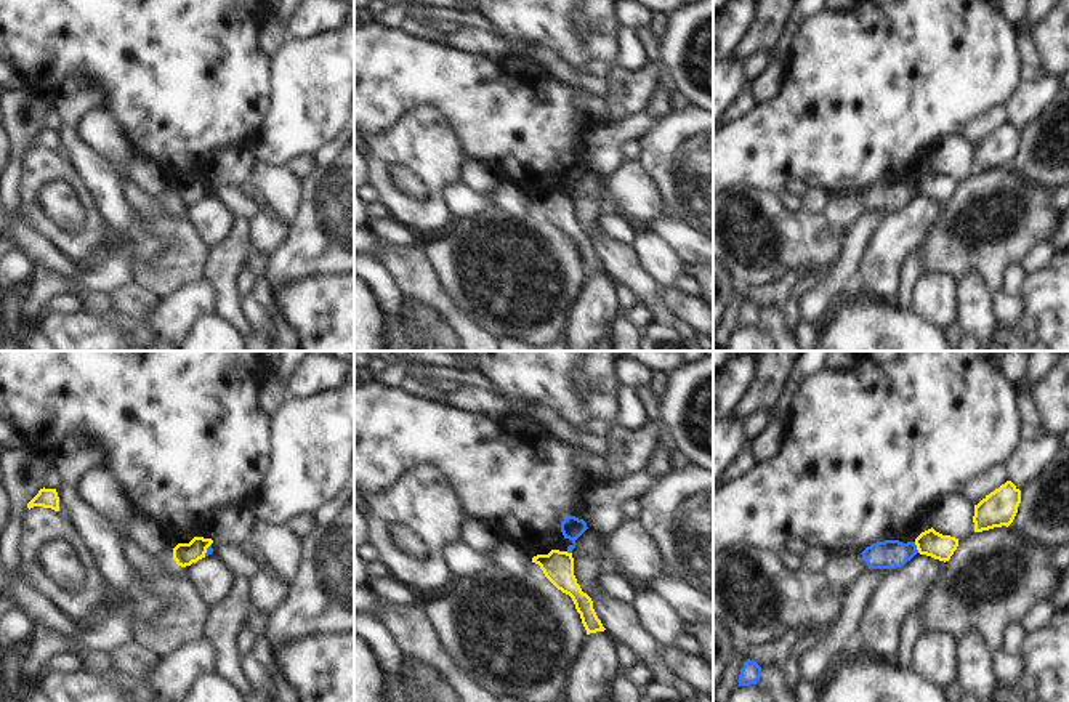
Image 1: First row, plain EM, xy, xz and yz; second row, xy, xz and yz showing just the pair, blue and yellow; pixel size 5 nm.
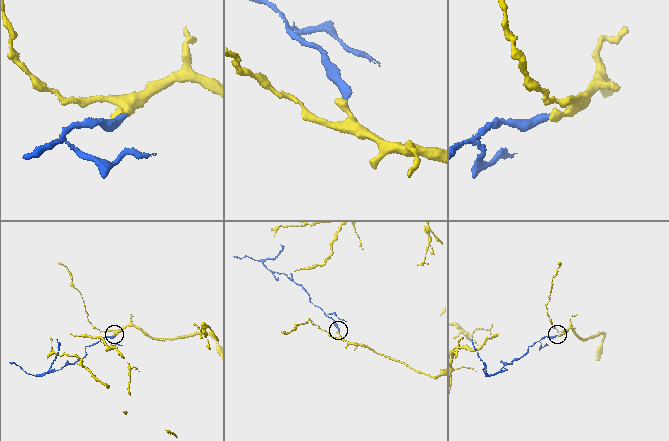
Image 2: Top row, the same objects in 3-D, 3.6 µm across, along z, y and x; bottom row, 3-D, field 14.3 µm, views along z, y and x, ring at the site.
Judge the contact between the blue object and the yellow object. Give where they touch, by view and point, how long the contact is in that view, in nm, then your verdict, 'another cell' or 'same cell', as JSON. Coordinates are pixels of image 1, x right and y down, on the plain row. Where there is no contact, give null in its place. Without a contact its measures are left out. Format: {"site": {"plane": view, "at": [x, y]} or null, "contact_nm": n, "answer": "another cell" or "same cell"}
{"site": {"plane": "yz", "at": [915, 188]}, "contact_nm": 60, "answer": "another cell"}

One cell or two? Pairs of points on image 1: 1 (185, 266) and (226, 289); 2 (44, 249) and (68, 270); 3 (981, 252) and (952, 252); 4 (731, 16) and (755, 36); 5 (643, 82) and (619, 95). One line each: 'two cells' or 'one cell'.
1: two cells
2: one cell
3: one cell
4: two cells
5: one cell

